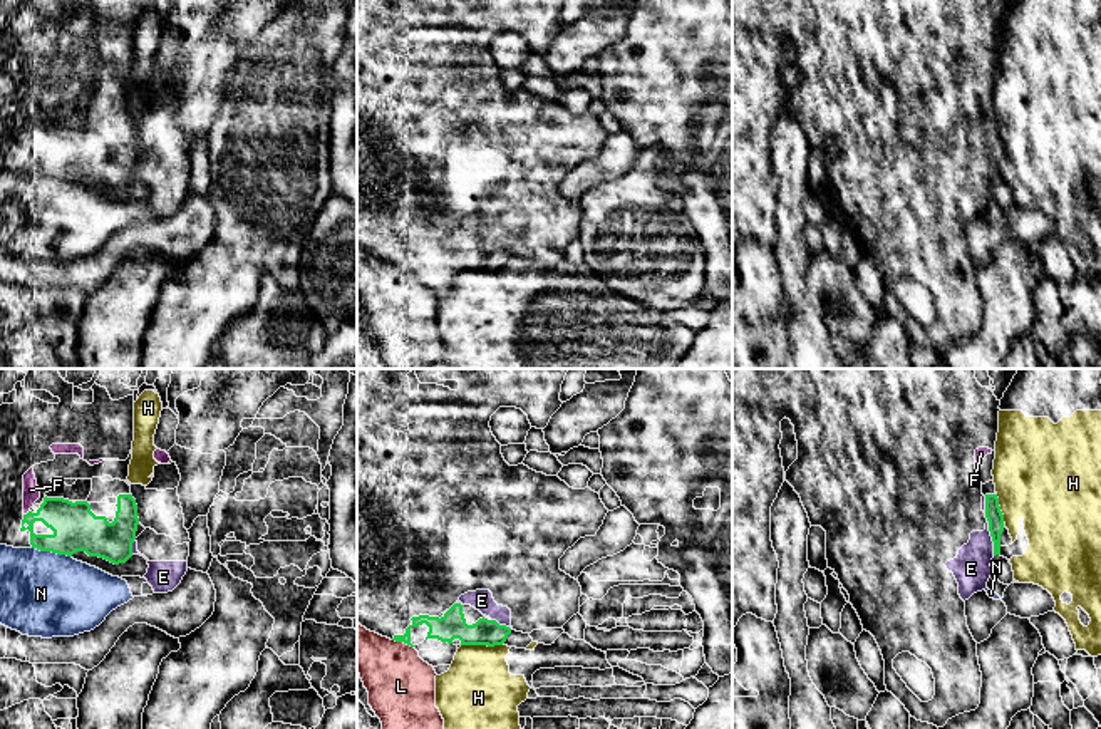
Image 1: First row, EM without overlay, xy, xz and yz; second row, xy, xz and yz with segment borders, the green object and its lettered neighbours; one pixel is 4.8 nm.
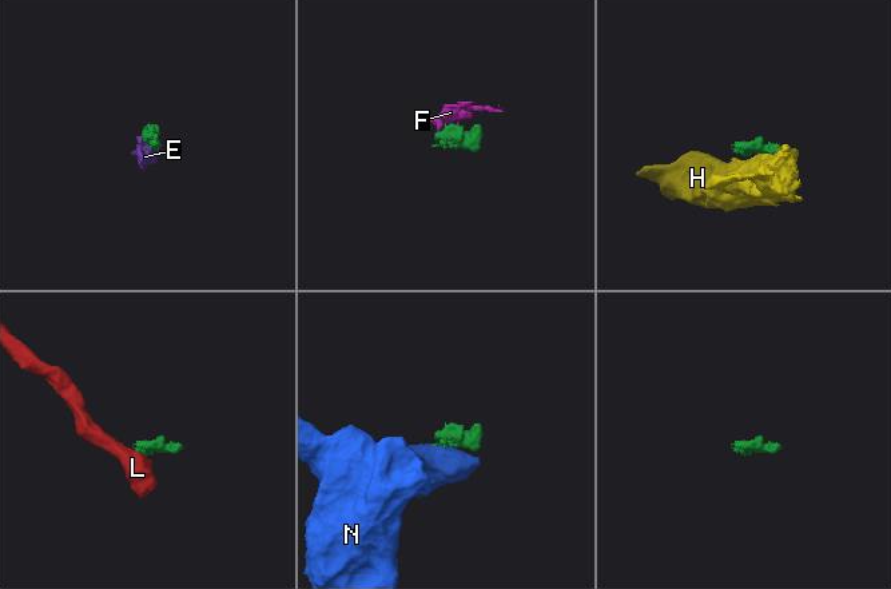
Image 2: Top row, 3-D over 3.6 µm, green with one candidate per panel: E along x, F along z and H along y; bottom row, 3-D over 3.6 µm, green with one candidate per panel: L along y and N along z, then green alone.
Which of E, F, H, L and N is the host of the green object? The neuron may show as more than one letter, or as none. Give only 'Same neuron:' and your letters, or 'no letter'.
Same neuron: E, F

